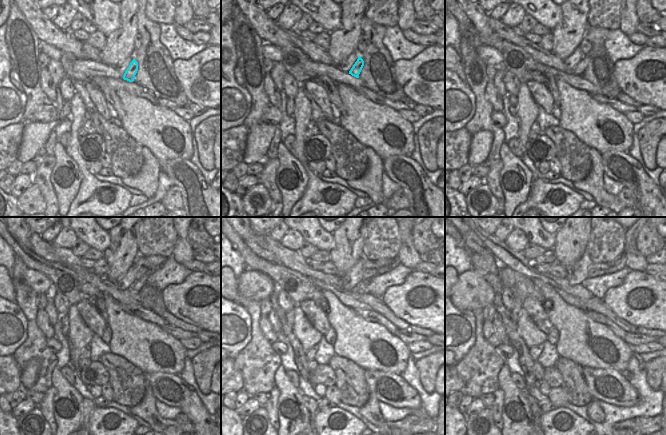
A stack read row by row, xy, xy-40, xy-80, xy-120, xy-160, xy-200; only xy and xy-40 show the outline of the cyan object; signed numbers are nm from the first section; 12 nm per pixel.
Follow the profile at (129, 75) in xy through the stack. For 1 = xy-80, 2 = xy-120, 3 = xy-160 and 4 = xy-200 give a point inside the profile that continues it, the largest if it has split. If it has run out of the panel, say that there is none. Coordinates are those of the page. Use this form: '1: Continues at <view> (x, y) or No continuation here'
1: Continues at xy-80 (582, 65)
2: Continues at xy-120 (145, 273)
3: Continues at xy-160 (372, 270)
4: Continues at xy-200 (596, 269).

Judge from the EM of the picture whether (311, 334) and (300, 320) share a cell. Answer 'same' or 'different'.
same

